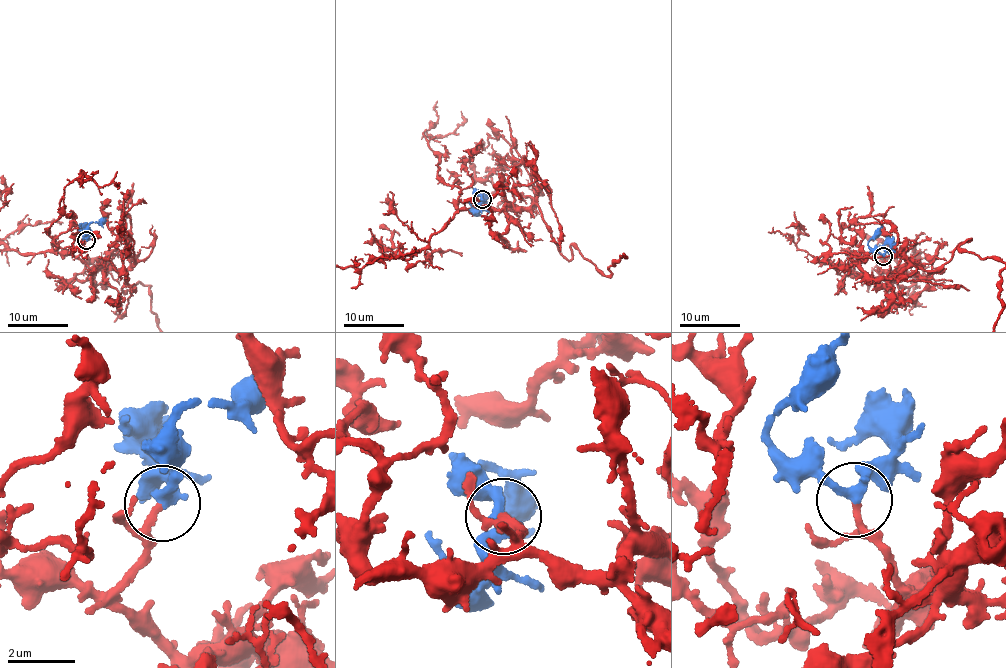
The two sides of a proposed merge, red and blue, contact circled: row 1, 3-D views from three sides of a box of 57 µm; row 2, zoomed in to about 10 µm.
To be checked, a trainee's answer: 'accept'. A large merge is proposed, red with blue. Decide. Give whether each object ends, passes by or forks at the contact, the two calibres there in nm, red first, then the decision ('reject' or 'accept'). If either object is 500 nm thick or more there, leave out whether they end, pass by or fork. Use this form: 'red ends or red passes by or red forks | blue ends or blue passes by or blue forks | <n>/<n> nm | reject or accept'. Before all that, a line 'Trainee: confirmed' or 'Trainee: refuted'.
Trainee: confirmed
red ends | blue passes by | 200/280 nm | accept

